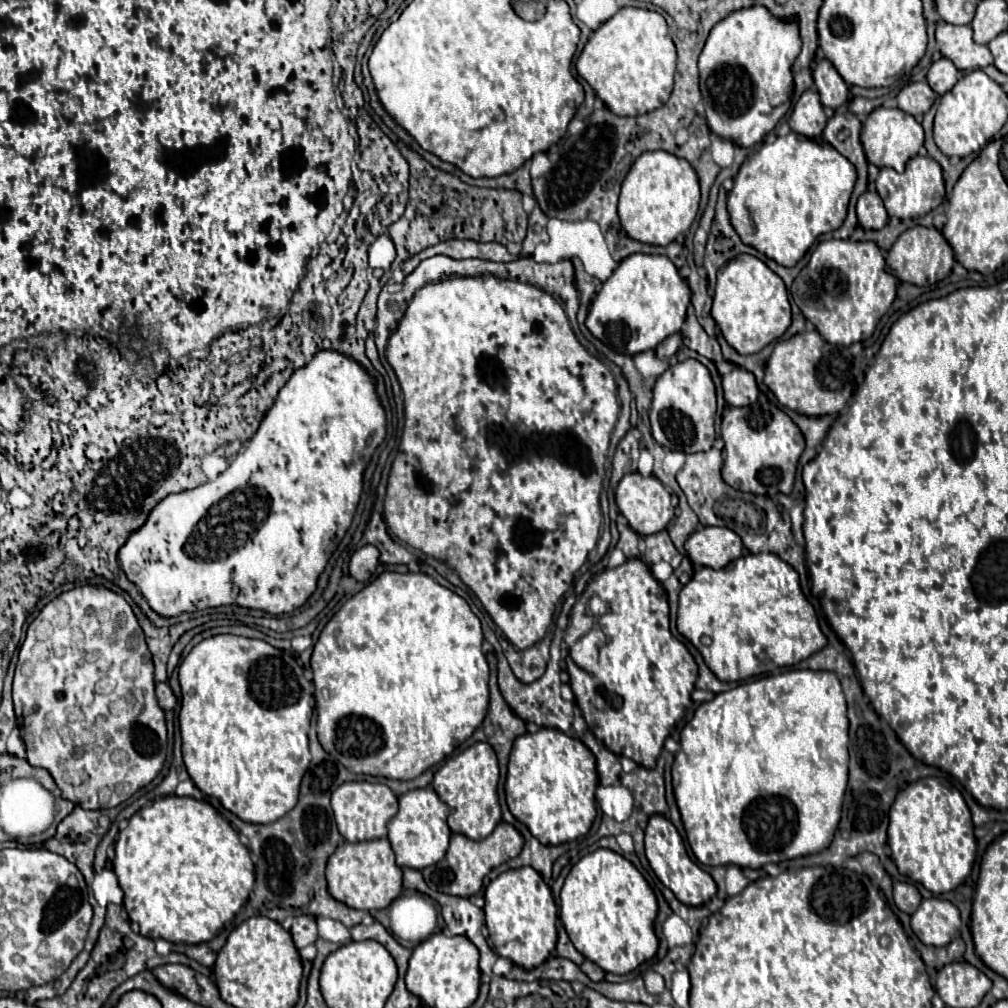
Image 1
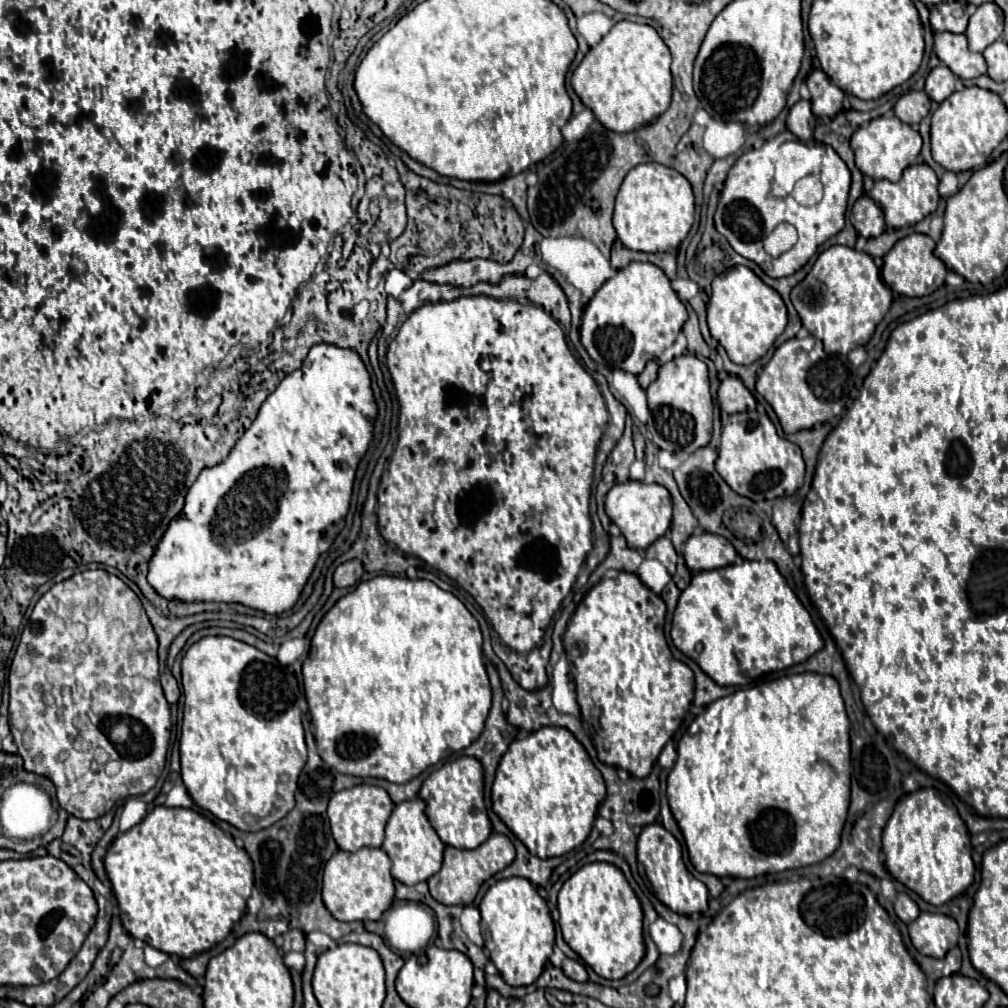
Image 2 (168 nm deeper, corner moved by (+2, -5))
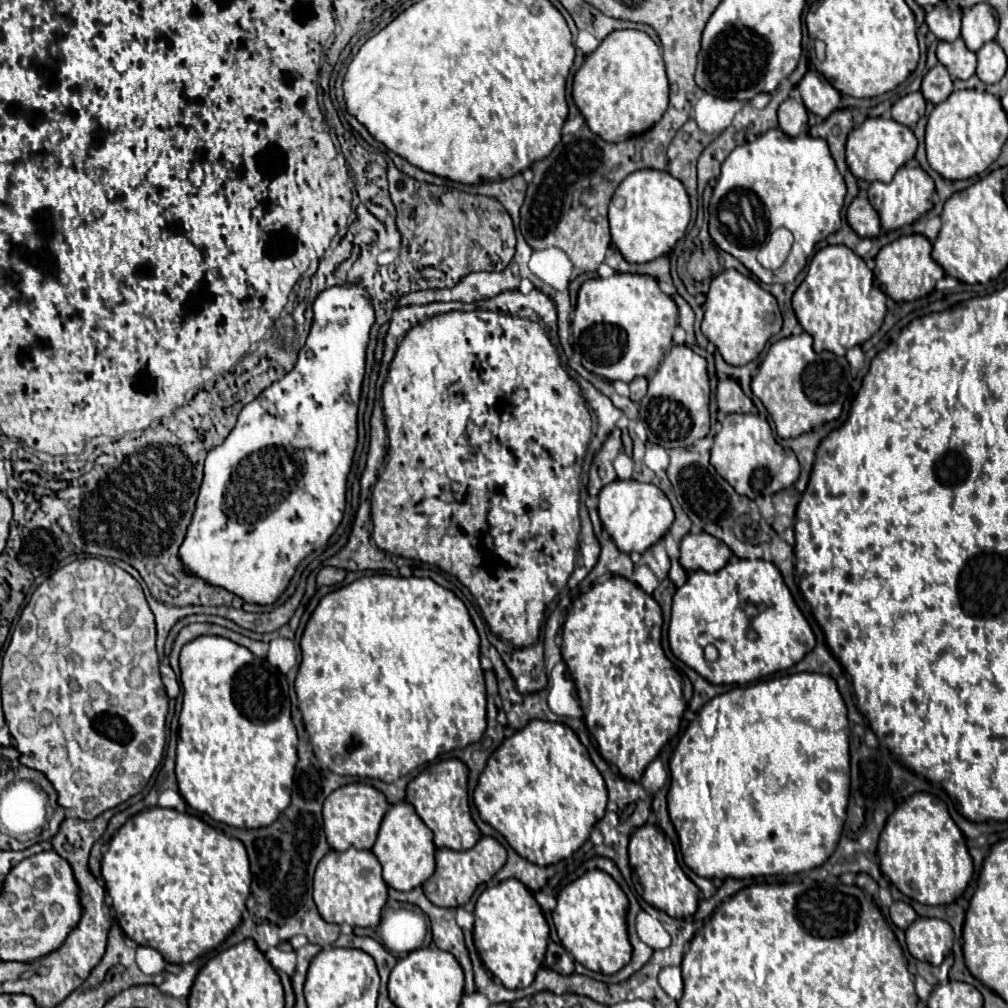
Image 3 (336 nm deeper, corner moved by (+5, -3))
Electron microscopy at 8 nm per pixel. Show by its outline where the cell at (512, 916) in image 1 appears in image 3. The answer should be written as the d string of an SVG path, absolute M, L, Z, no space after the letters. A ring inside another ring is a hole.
M509 878L483 890L473 914L473 940L485 968L499 978L505 988L527 988L543 962L549 938L549 926L533 894L519 880Z

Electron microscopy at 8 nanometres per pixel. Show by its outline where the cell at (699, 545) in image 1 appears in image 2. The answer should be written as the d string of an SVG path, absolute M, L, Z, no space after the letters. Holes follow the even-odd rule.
M702 532L686 540L684 560L692 572L716 570L716 568L734 564L736 558L738 558L738 552L734 550L732 542L728 542L720 534Z

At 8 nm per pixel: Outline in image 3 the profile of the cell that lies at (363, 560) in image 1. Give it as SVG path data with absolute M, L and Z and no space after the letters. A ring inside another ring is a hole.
M325 566L323 570L319 570L317 574L317 586L331 586L331 584L339 584L345 578L345 570L341 568L333 568L333 566Z

